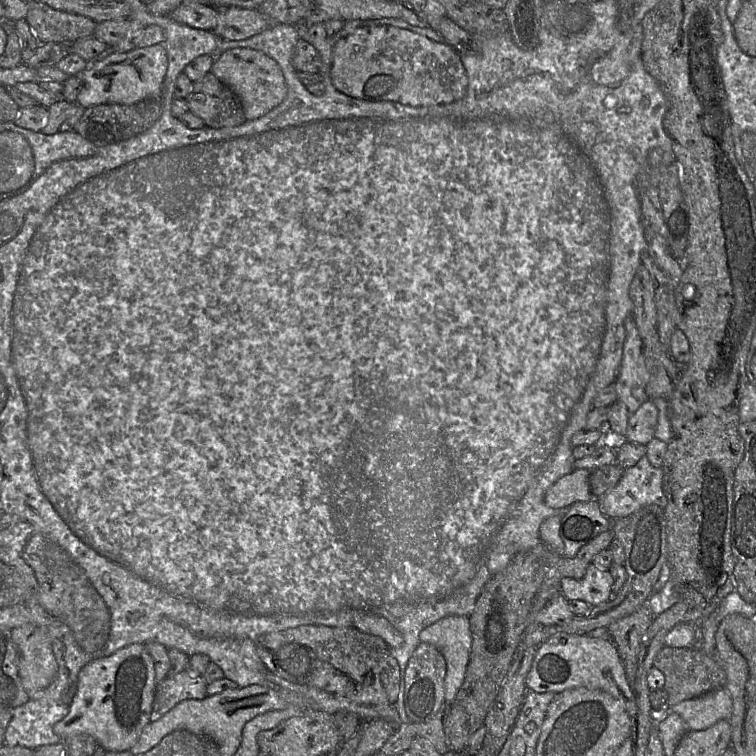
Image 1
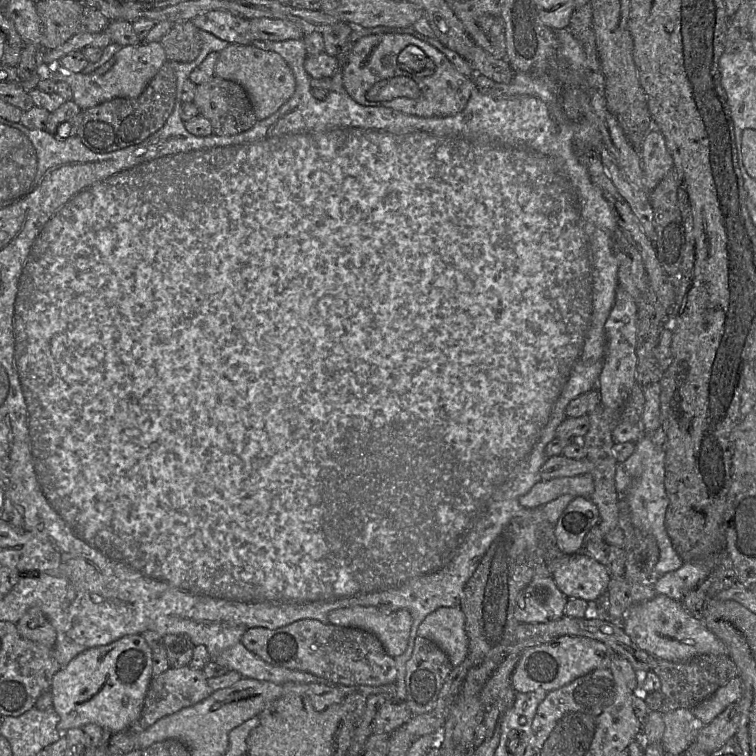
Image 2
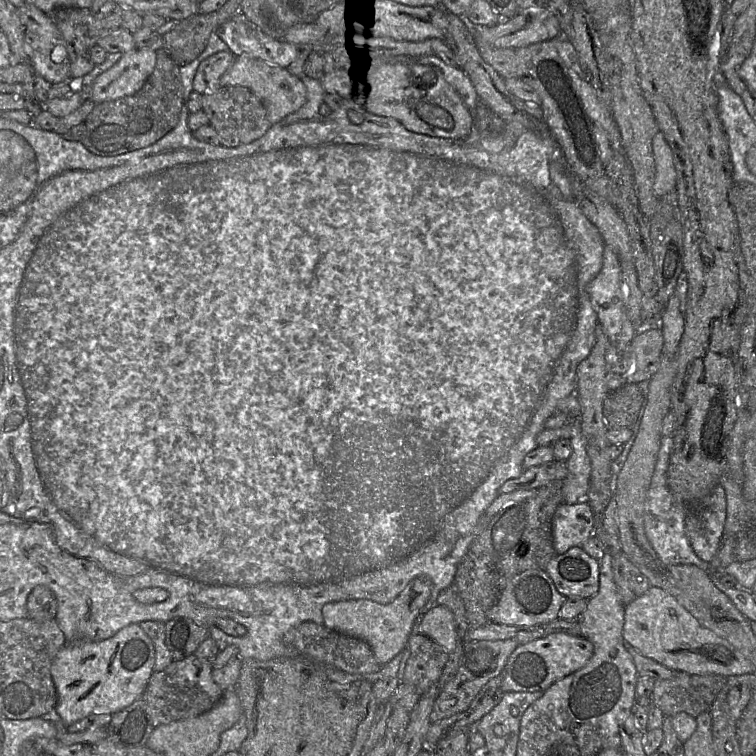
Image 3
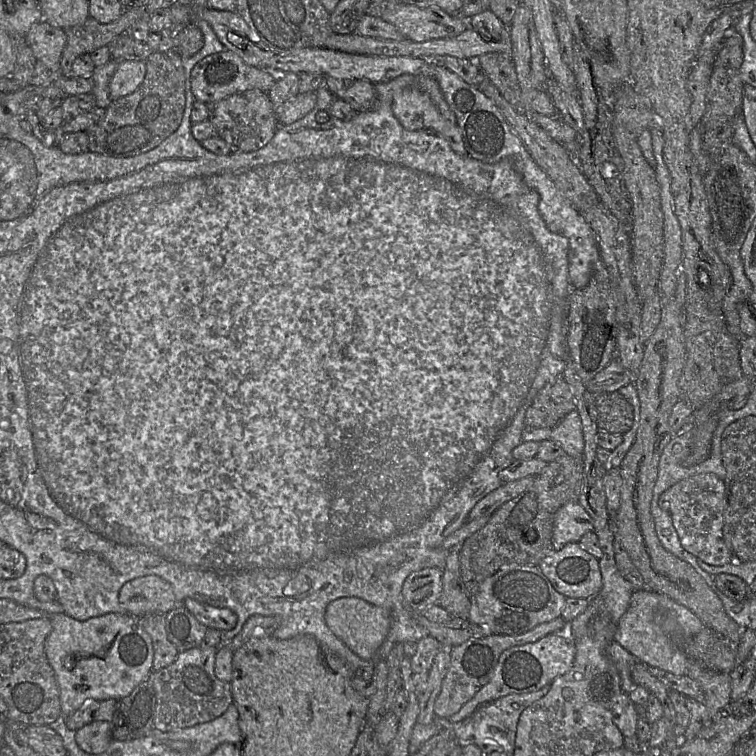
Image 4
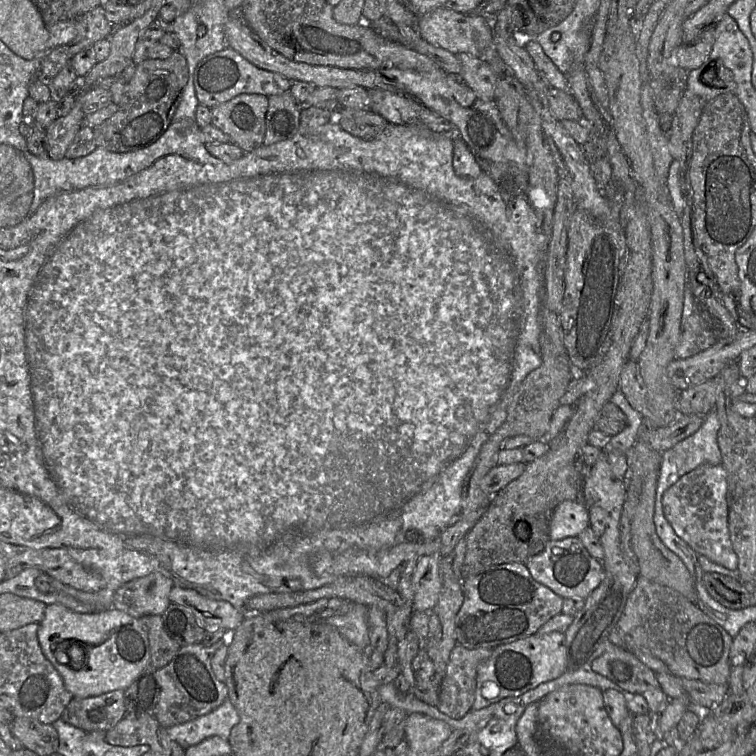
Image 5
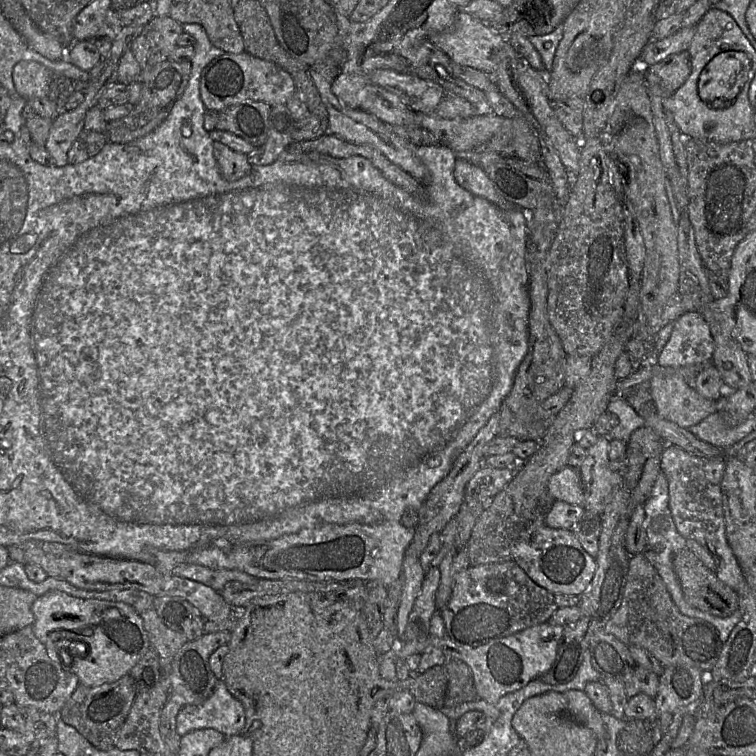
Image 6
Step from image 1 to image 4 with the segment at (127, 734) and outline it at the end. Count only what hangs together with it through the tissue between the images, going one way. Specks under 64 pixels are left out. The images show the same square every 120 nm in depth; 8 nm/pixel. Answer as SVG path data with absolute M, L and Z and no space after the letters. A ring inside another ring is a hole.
M108 613L86 621L69 615L50 615L52 630L45 643L45 655L60 690L62 716L67 717L89 701L128 696L153 671L153 645L136 617Z

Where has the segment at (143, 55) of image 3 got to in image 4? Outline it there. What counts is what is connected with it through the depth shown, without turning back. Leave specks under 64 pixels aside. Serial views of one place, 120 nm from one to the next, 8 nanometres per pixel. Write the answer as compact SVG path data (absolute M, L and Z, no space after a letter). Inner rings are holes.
M119 61L109 84L112 101L132 94L142 84L146 74L145 61Z

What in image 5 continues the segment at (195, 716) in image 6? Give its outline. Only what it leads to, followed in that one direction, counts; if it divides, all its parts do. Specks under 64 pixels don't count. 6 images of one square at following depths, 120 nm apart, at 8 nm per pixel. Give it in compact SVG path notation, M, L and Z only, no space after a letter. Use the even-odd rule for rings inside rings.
M228 698L210 713L168 728L168 734L186 750L212 736L228 740L239 721L240 716Z

